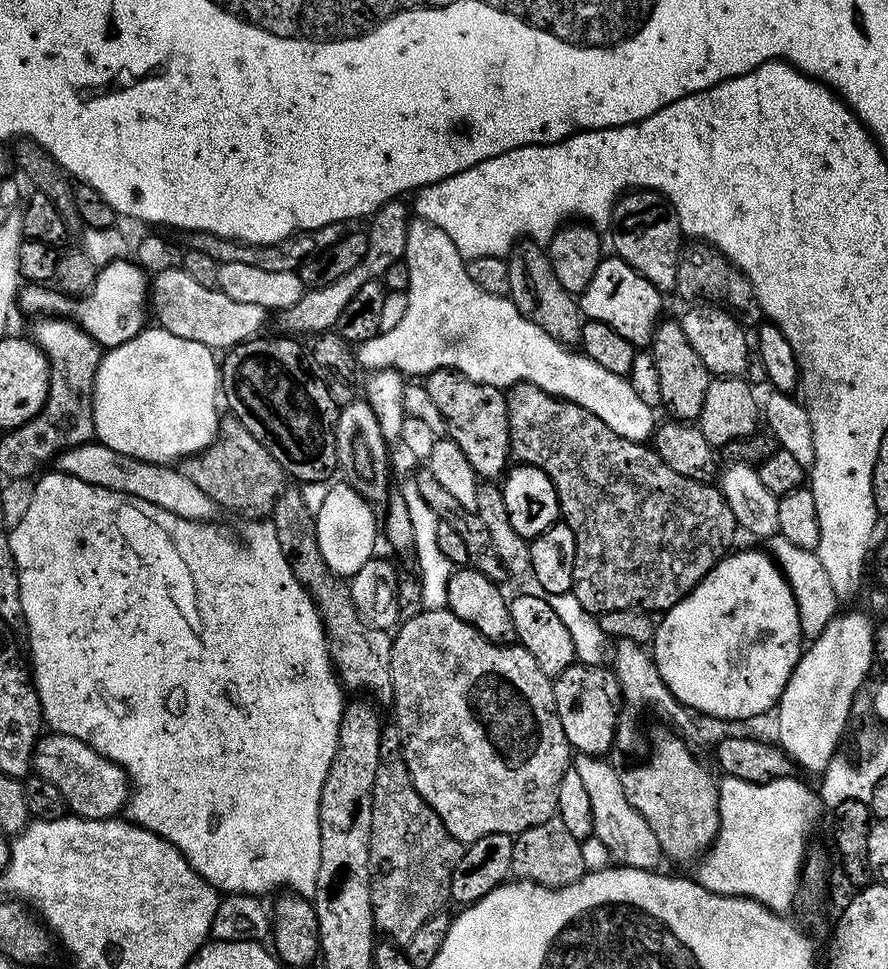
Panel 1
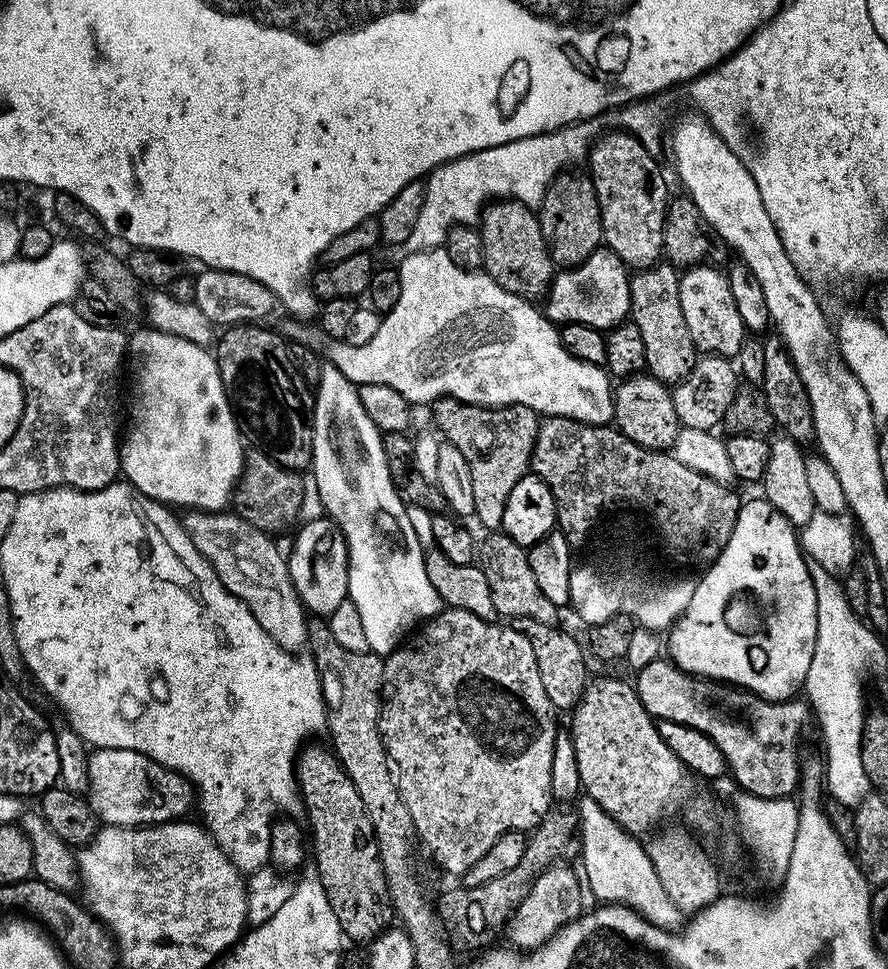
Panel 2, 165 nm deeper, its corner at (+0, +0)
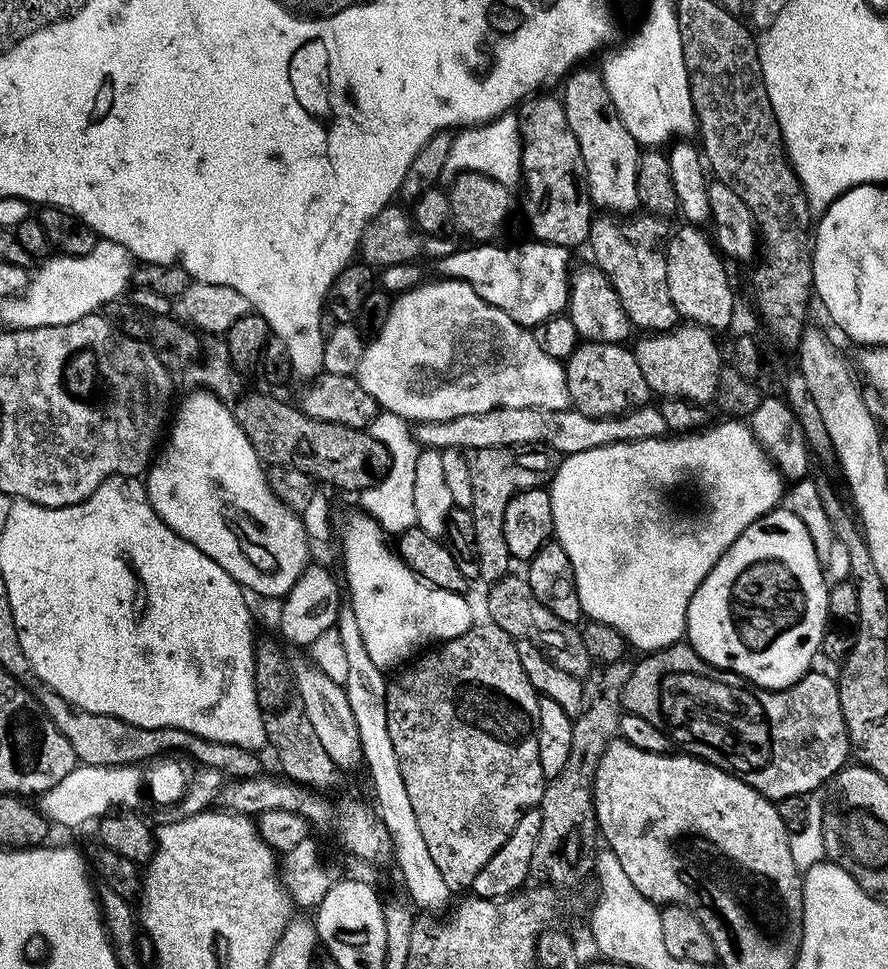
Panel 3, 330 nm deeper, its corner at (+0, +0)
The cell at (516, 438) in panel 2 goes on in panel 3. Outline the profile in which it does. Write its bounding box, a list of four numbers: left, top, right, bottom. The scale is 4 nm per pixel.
[468,446,561,586]

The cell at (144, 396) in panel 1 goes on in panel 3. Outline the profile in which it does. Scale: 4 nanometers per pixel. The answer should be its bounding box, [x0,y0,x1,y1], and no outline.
[146,391,310,598]

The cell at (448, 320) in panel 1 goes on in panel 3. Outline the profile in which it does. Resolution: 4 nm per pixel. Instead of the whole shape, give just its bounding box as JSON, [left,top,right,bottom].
[356,278,569,422]

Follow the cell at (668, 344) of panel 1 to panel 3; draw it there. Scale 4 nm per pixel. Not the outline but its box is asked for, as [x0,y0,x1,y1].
[588,214,678,334]

